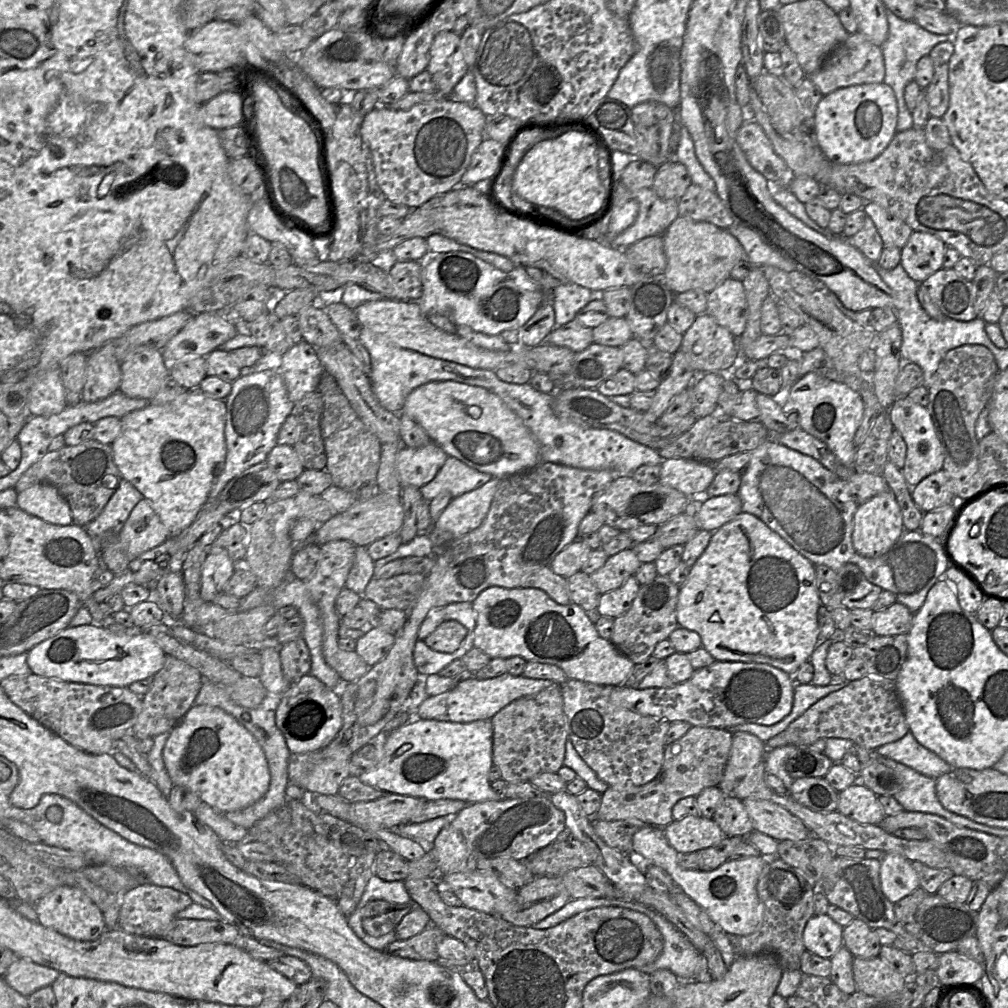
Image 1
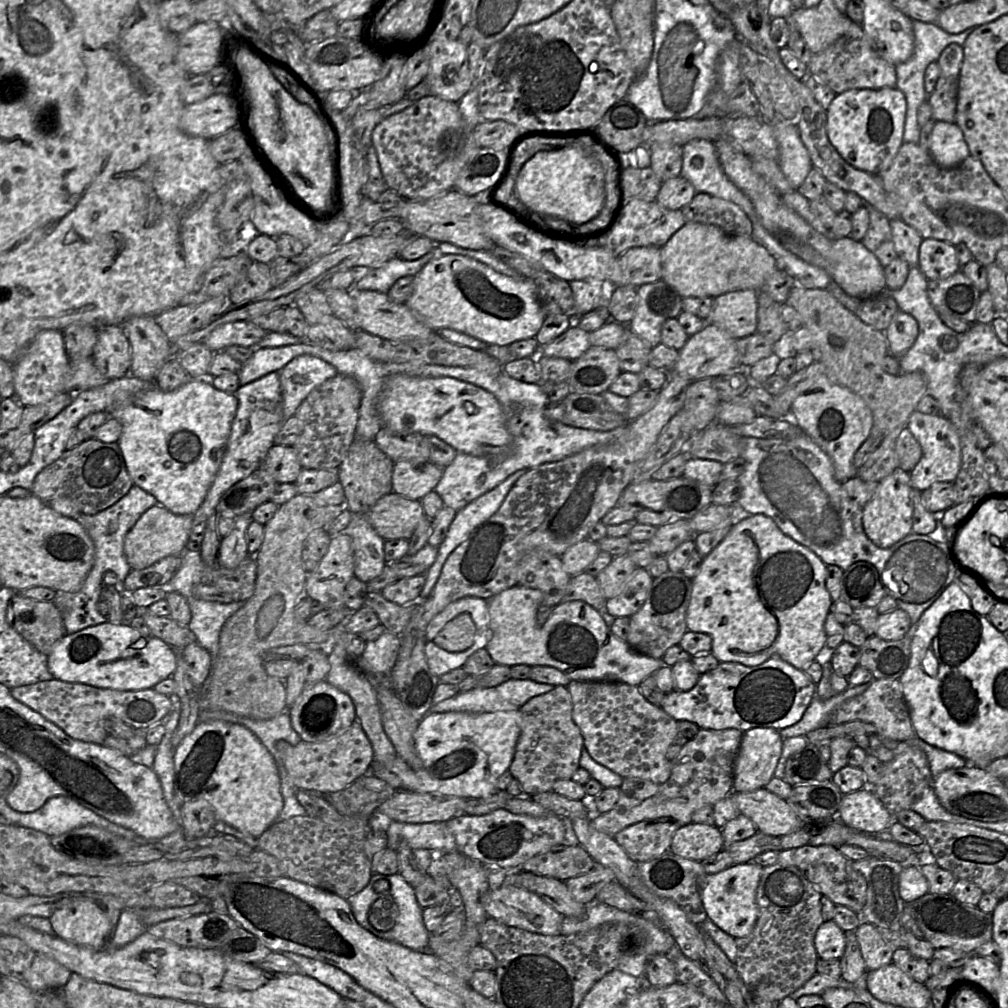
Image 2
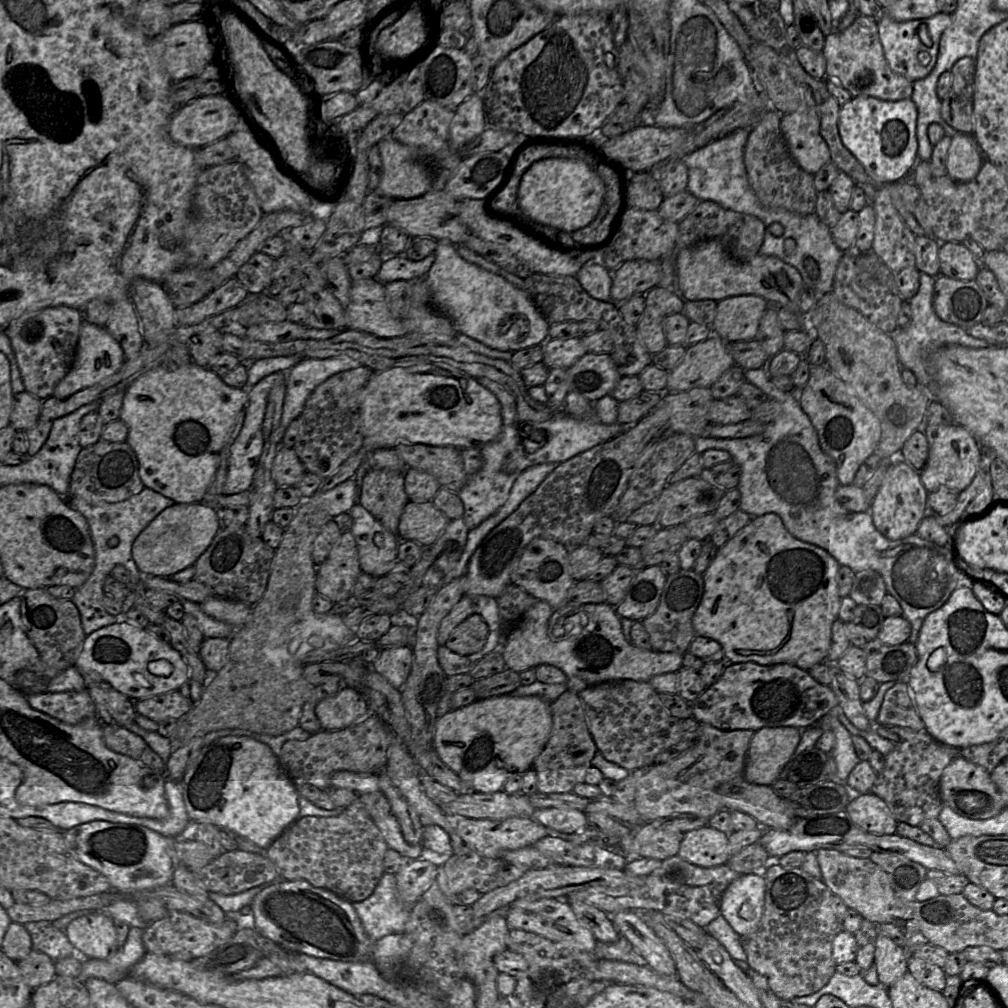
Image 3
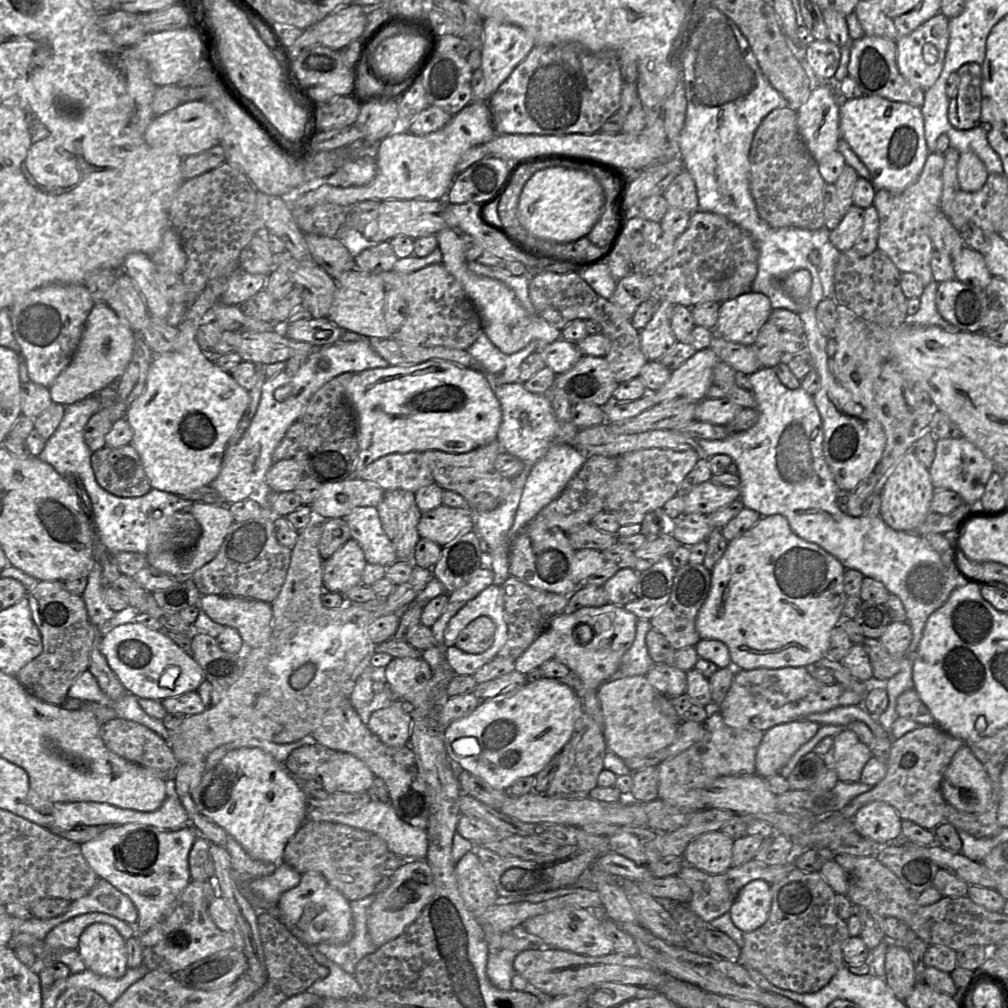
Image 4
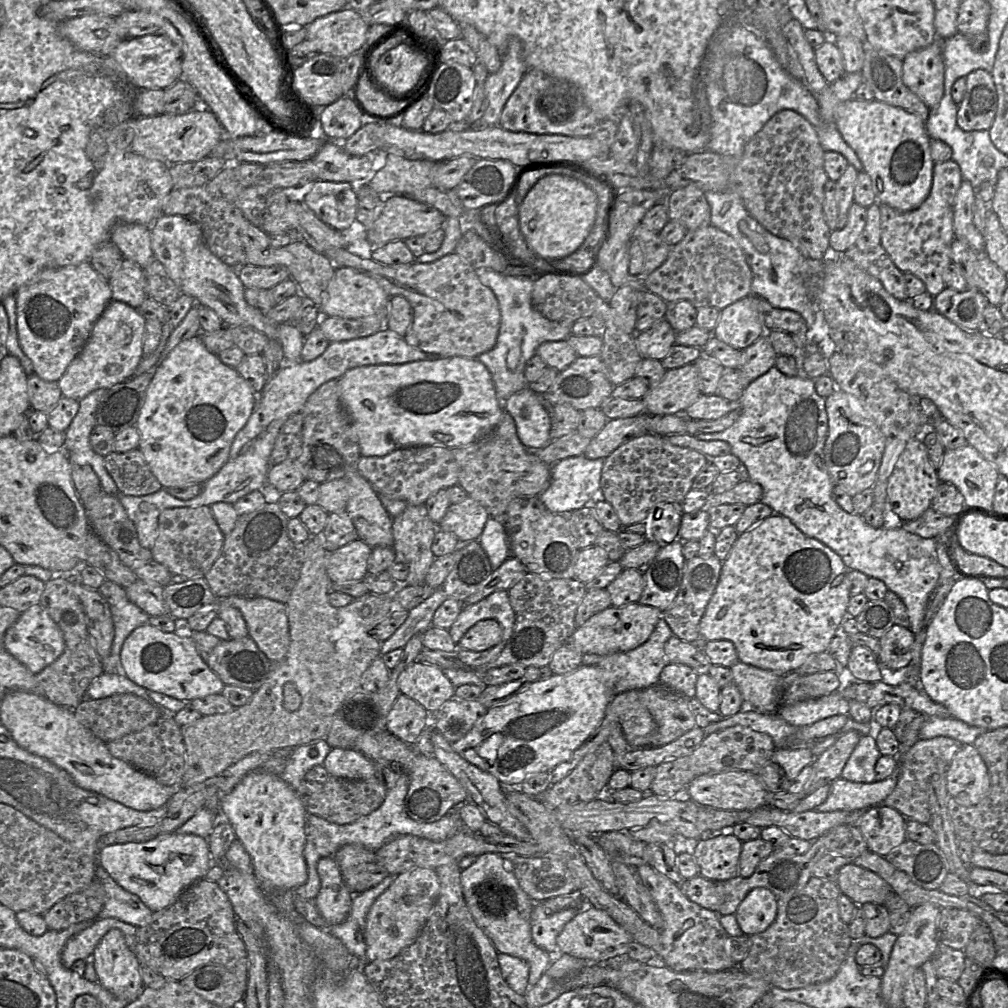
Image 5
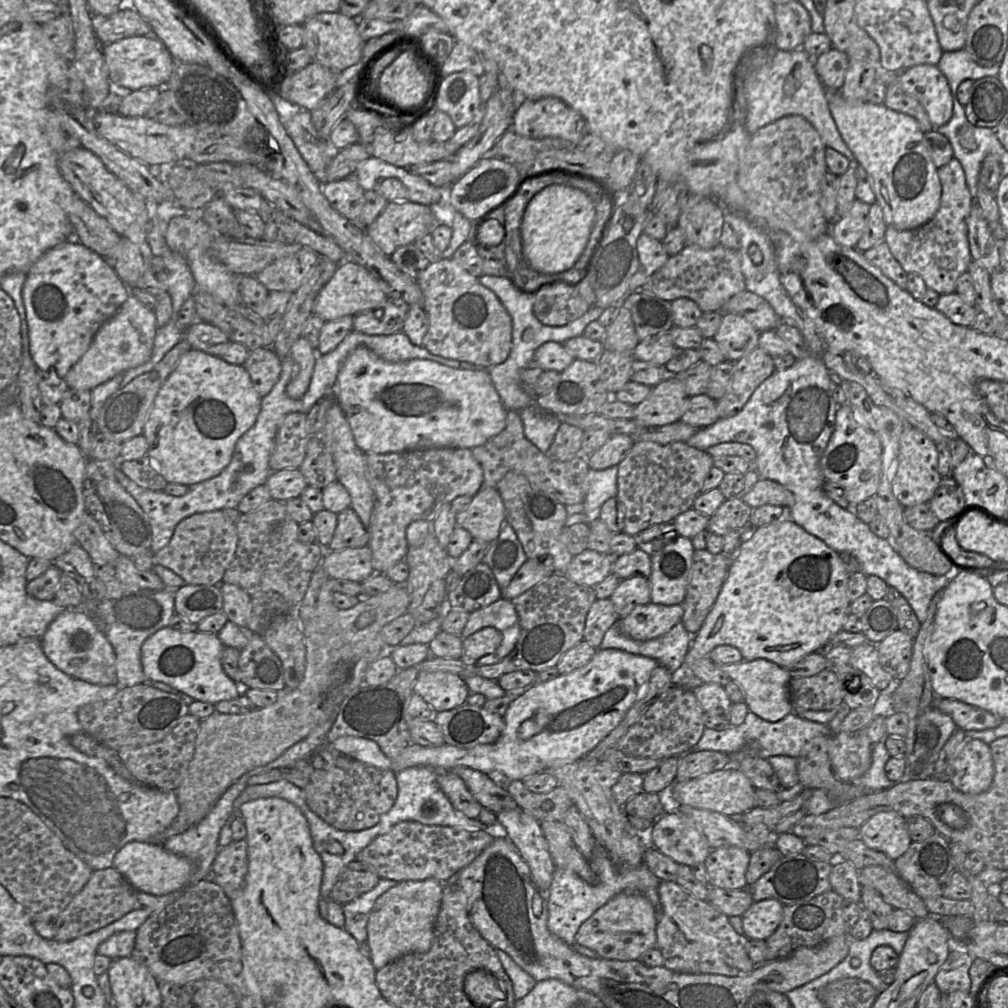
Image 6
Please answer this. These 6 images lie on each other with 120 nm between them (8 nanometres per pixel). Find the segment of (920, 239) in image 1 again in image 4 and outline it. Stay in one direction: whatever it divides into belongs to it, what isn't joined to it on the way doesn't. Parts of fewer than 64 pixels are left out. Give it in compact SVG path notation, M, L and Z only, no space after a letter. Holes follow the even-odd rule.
M964 247L953 256L952 264L956 280L983 290L993 277L986 267L983 254L969 247Z

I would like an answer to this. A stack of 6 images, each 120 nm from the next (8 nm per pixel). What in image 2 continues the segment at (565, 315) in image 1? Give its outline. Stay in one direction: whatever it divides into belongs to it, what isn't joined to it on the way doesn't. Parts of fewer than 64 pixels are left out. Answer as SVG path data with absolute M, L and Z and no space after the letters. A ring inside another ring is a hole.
M597 279L574 280L569 284L580 314L591 311L599 304L607 305L607 290L615 287L611 282Z

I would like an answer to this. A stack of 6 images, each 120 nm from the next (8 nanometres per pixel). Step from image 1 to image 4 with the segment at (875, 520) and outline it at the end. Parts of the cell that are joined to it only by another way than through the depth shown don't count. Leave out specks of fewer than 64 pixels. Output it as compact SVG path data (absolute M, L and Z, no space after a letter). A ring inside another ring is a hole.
M910 450L903 455L885 480L879 516L896 531L917 532L917 528L931 512L934 489L929 469Z

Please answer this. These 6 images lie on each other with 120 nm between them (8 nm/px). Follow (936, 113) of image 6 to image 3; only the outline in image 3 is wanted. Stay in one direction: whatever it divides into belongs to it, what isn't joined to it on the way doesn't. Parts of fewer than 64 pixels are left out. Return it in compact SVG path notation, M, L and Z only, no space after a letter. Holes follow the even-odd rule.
M881 11L877 17L878 32L892 71L911 82L927 77L936 65L941 35L951 23L952 15L943 12L925 19L898 22Z

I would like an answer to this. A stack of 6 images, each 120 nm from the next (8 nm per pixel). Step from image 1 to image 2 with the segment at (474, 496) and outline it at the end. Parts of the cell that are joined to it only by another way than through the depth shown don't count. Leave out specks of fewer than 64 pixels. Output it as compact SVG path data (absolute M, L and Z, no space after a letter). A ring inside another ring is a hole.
M521 469L511 474L494 489L481 495L456 512L445 540L437 548L435 562L423 573L425 585L421 592L421 599L425 599L431 593L447 557L469 537L476 527L499 510L511 488L527 470Z

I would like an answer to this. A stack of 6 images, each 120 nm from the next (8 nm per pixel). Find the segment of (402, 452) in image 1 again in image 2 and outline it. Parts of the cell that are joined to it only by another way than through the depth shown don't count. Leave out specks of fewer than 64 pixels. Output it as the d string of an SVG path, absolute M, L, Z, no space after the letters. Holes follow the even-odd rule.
M398 461L394 463L392 489L411 500L421 500L434 491L441 480L444 468L427 462Z

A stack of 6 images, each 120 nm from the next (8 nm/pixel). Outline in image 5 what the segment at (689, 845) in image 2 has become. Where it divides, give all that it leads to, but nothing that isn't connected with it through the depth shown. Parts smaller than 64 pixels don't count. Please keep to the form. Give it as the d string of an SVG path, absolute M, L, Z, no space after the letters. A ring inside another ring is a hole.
M730 832L710 833L696 841L689 850L694 857L699 875L711 881L725 881L739 875L742 842Z

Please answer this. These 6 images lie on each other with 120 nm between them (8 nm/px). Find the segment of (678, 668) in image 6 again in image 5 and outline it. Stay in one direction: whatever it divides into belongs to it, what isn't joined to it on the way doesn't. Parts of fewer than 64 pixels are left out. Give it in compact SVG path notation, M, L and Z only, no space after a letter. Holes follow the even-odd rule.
M661 618L649 639L636 649L610 655L584 654L582 665L598 668L602 674L602 682L613 695L628 690L644 690L658 684L662 669L669 664L665 644L671 636L673 633L669 625Z

